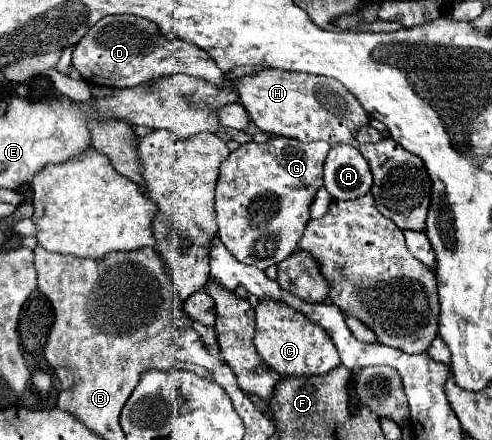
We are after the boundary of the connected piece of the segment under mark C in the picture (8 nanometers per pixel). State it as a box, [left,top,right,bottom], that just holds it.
[255,298,341,378]

